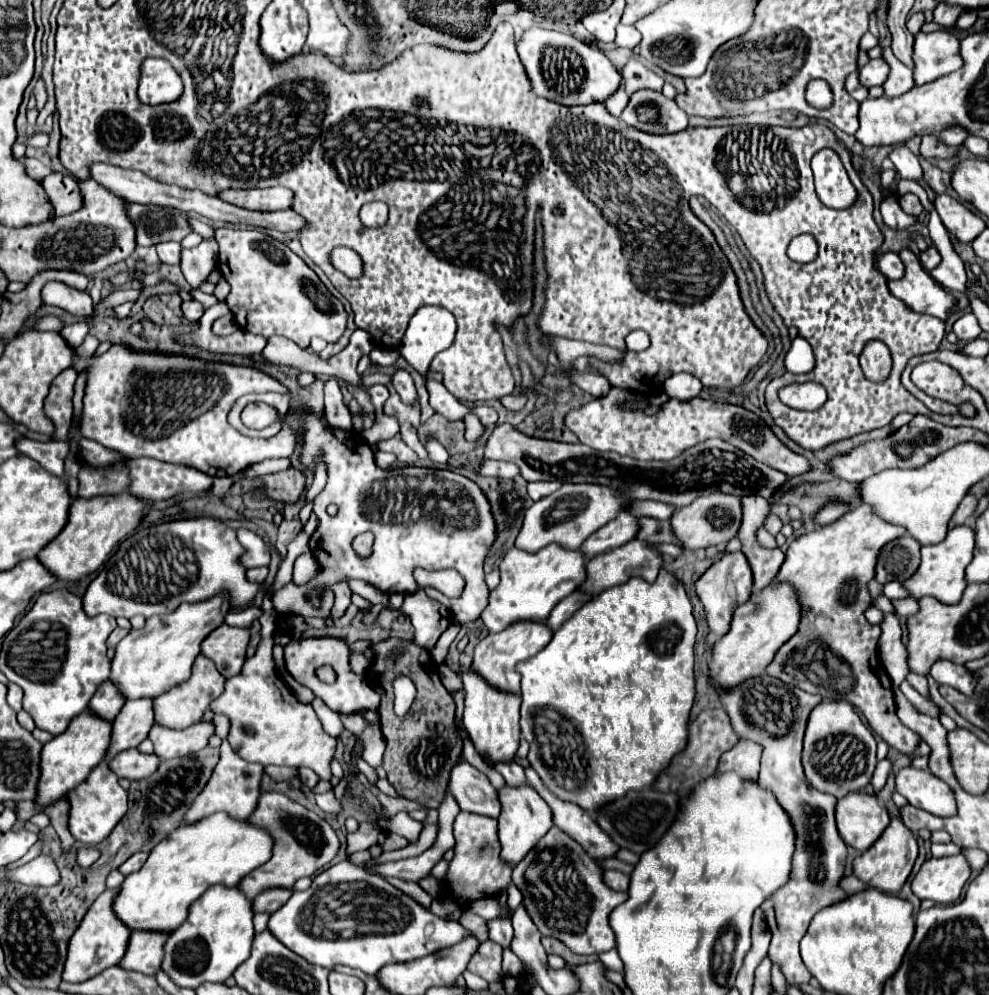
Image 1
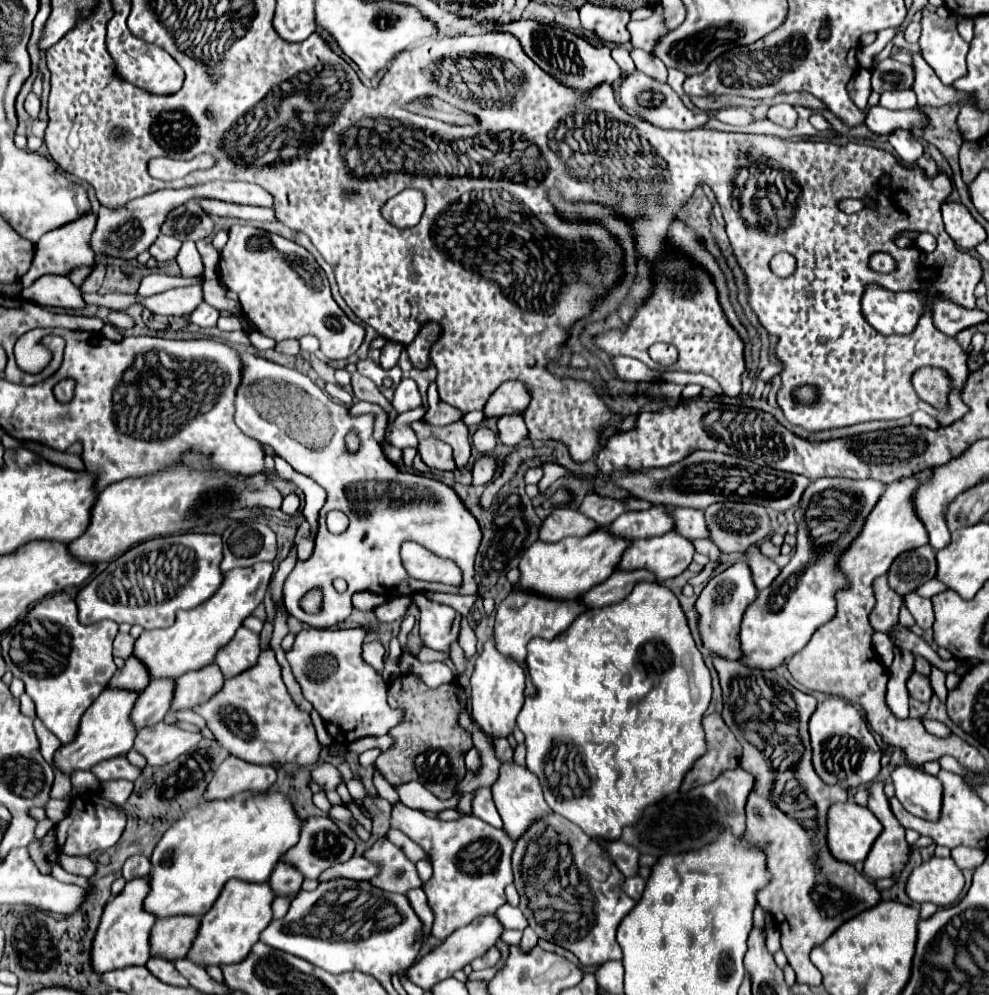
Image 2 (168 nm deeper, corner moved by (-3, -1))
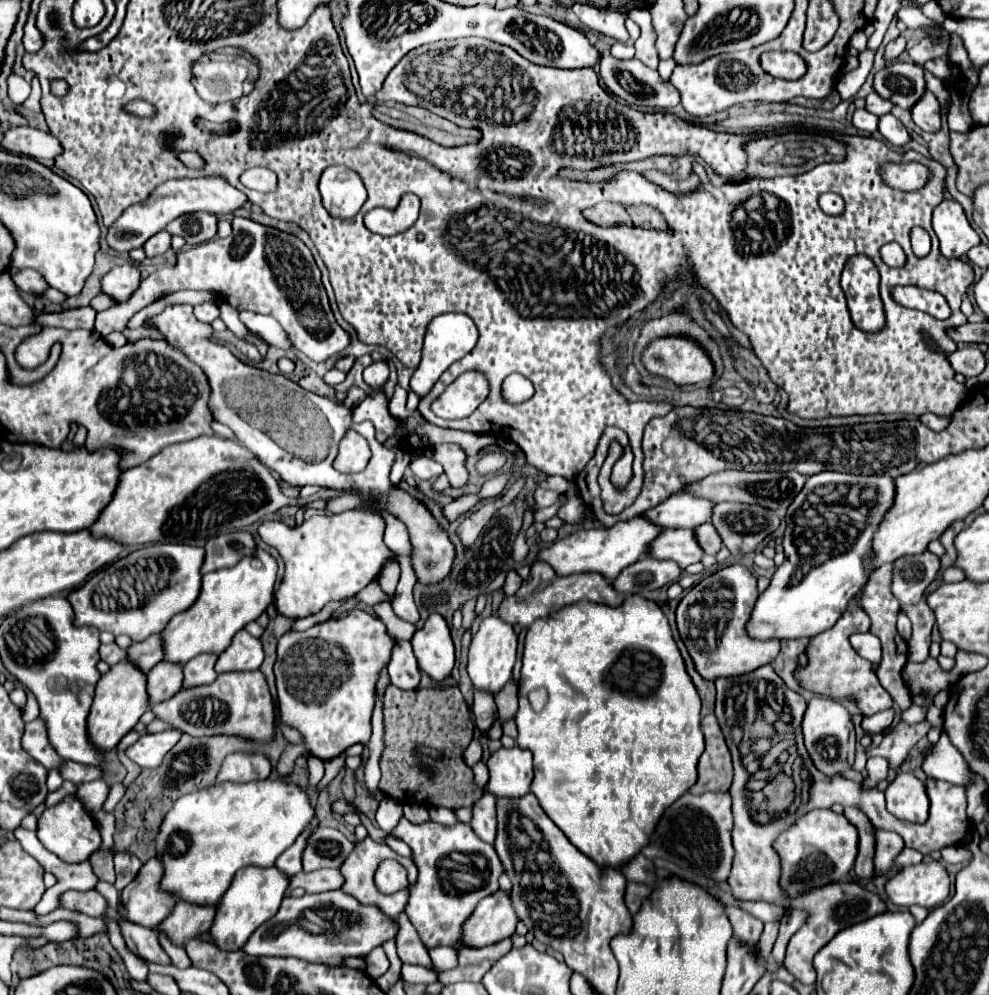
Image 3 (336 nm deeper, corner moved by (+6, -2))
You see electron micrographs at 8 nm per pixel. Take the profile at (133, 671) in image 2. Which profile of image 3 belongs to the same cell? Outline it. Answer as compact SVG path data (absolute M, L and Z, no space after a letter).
M157 633L151 635L149 639L141 641L141 643L133 643L127 649L127 661L137 665L139 671L143 671L143 673L147 673L151 667L155 667L161 659L163 659L161 639Z

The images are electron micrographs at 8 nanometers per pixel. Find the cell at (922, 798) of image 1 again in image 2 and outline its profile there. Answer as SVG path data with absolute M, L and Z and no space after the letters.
M898 766L892 772L896 798L910 814L924 820L938 820L942 808L942 784L936 776L916 766Z

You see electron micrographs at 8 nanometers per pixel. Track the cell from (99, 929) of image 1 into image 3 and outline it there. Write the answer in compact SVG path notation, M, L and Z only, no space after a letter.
M149 859L137 873L137 877L121 891L119 907L123 919L143 927L159 925L173 909L175 897L165 895L159 889L163 867L159 859Z

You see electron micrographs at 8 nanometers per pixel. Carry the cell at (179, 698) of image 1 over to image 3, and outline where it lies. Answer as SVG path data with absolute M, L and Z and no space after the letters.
M199 655L197 659L191 659L183 665L183 687L201 687L209 685L217 679L217 673L213 669L215 655Z

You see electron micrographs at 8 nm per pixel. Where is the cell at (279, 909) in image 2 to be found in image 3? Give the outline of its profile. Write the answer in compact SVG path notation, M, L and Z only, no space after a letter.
M321 869L321 871L313 871L313 873L297 873L289 879L289 891L291 893L295 887L303 887L307 893L323 893L323 891L331 891L331 889L341 889L341 883L345 879L341 879L341 871L339 869Z

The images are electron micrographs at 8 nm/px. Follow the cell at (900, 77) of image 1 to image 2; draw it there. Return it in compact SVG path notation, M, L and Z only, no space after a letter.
M892 90L880 96L880 106L890 110L910 110L916 106L916 94L912 90Z

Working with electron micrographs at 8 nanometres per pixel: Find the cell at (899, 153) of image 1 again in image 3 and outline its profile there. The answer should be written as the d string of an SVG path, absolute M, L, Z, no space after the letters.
M891 113L879 119L879 133L893 147L905 147L911 141L911 135L903 127L903 123L899 119L895 119Z

